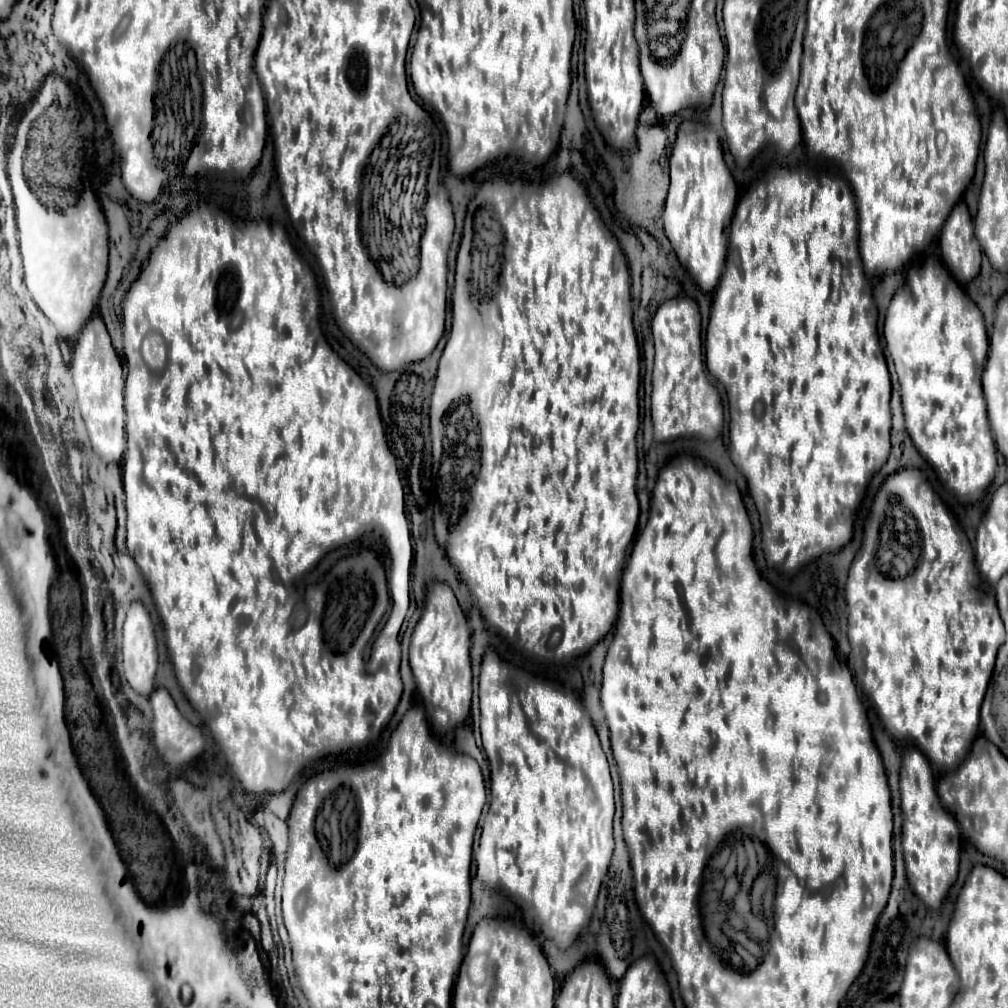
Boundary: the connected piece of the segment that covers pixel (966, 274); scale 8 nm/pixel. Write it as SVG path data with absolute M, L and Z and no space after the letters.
M960 201L948 215L940 233L940 251L946 267L958 283L966 285L980 273L982 247L974 235L974 221L970 209Z

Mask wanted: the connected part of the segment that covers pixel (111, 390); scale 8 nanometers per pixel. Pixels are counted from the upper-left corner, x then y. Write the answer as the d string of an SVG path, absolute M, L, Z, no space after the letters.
M94 315L84 325L70 361L70 371L78 395L78 405L86 421L90 443L94 453L104 461L120 461L126 449L126 431L124 431L124 371L122 363L114 351L112 339L102 317Z

